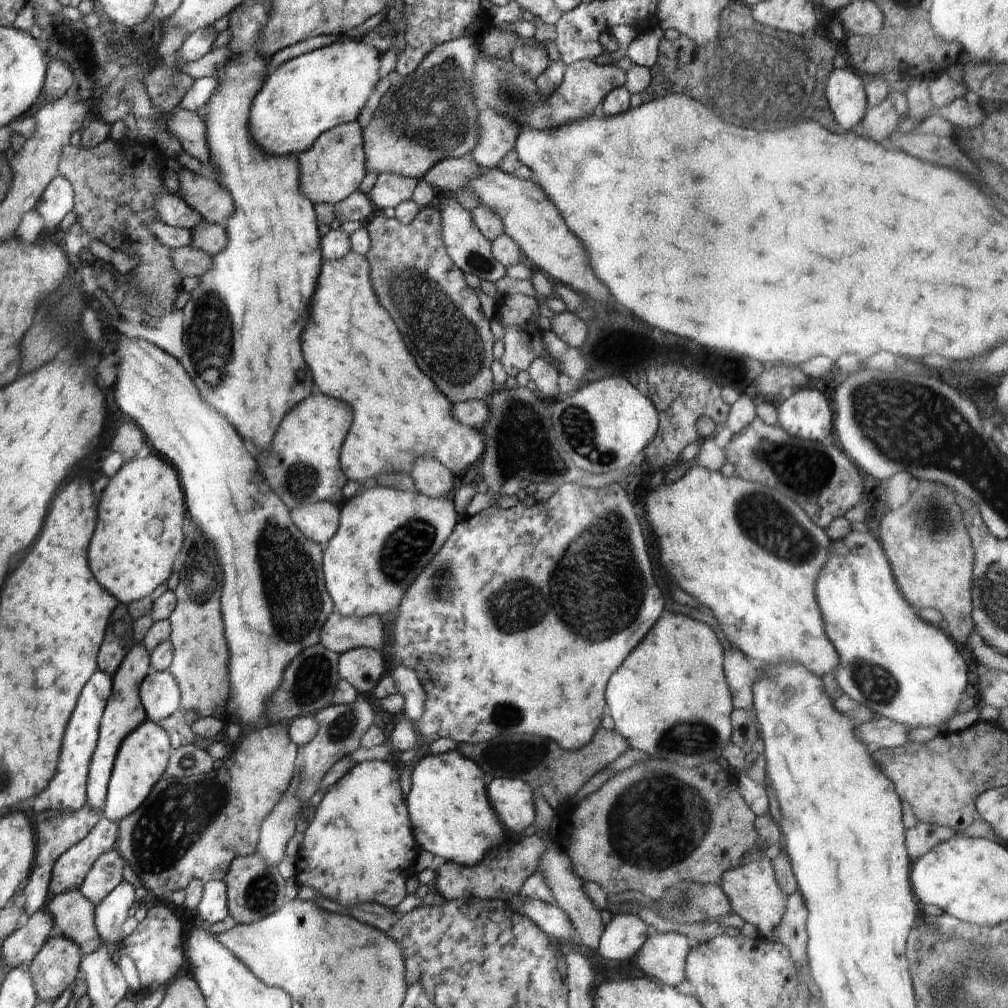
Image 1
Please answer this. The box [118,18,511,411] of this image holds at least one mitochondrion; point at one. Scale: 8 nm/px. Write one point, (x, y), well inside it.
(451, 347)

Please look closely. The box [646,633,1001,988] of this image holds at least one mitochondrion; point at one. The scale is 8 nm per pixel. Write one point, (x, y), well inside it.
(691, 738)

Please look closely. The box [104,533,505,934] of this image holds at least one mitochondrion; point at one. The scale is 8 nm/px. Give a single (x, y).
(175, 820)

